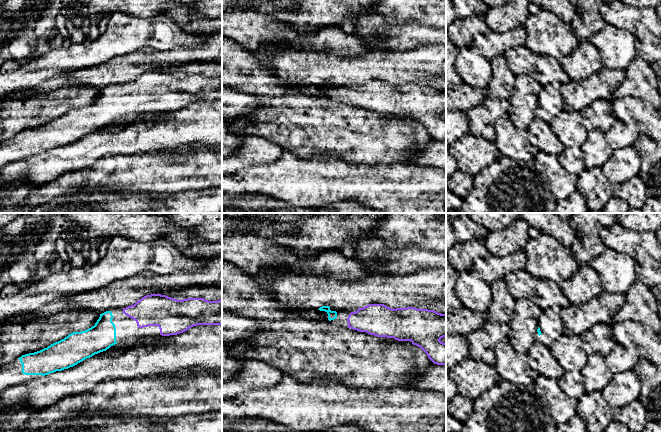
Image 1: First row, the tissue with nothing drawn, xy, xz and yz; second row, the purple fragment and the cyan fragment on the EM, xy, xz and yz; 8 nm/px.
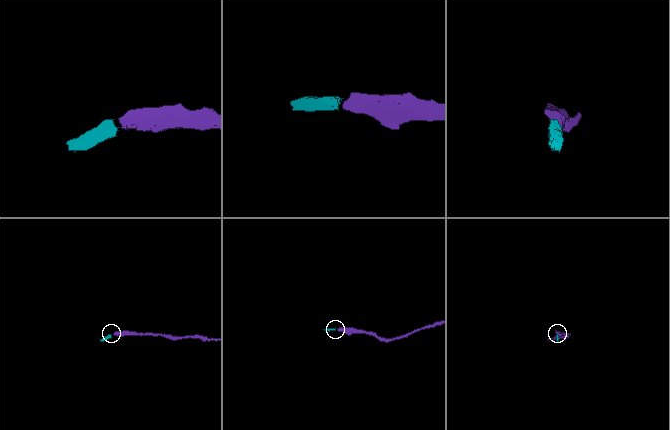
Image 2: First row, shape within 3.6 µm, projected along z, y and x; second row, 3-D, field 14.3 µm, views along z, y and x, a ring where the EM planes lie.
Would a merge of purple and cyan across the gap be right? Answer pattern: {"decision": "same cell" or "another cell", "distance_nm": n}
{"decision": "same cell", "distance_nm": 90}

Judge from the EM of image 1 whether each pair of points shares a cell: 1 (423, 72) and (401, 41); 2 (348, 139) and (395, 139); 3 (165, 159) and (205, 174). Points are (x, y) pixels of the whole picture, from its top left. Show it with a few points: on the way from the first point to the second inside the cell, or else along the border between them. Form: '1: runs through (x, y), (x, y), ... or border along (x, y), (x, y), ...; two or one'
1: border along (431, 43), (412, 46), (401, 51), (385, 51); two
2: runs through (360, 139), (383, 139); one
3: runs through (175, 169), (178, 172), (195, 172); one

